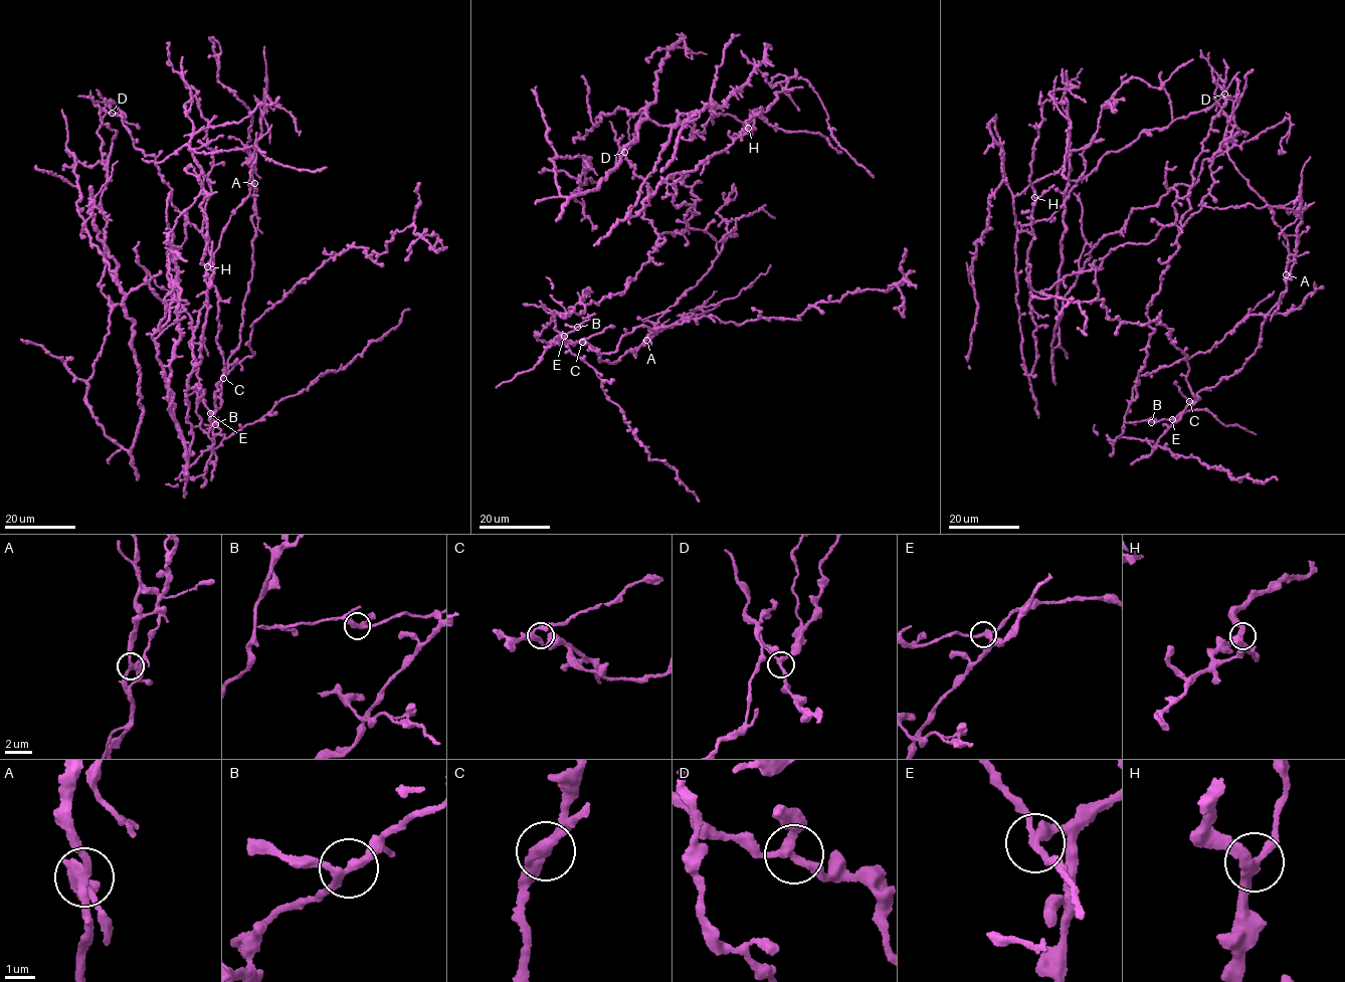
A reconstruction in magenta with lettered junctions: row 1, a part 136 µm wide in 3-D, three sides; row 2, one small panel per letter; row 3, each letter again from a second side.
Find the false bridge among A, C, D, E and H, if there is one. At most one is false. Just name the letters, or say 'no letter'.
E

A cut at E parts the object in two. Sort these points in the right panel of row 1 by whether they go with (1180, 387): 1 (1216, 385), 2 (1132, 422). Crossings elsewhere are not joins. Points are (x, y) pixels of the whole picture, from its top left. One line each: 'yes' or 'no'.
1: yes
2: no

